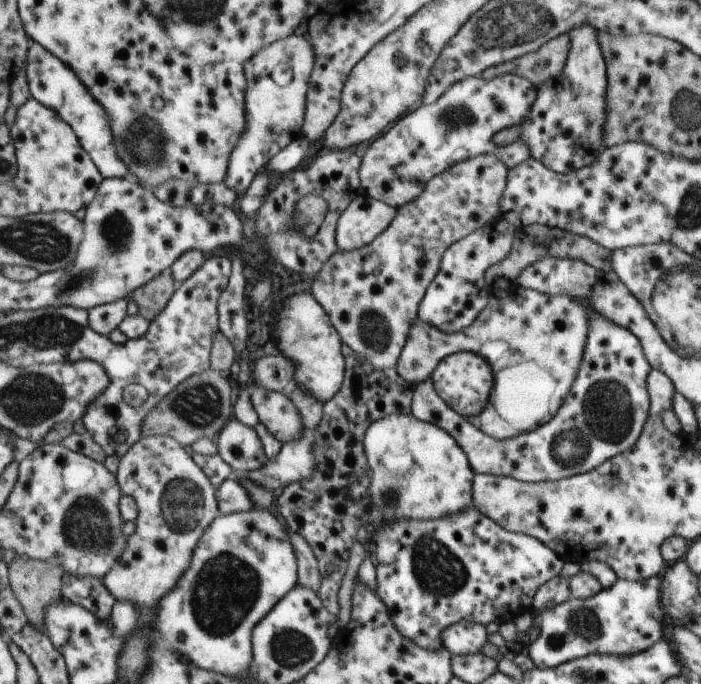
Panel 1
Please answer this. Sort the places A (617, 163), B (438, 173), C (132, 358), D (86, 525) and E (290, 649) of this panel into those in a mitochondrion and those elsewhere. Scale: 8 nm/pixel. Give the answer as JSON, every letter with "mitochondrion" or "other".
{"A":"other","B":"other","C":"other","D":"mitochondrion","E":"mitochondrion"}

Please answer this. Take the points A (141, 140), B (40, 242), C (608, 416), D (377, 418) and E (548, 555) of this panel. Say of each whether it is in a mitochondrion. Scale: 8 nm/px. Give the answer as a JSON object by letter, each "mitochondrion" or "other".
{"A":"mitochondrion","B":"mitochondrion","C":"mitochondrion","D":"other","E":"other"}

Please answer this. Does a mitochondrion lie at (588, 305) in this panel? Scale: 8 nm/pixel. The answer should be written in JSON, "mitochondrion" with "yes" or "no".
{"mitochondrion":"no"}

